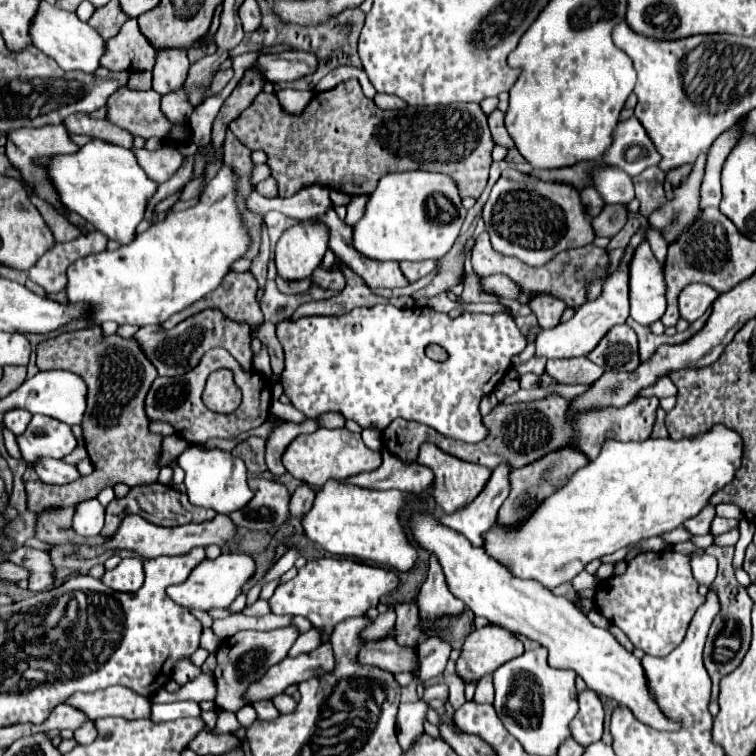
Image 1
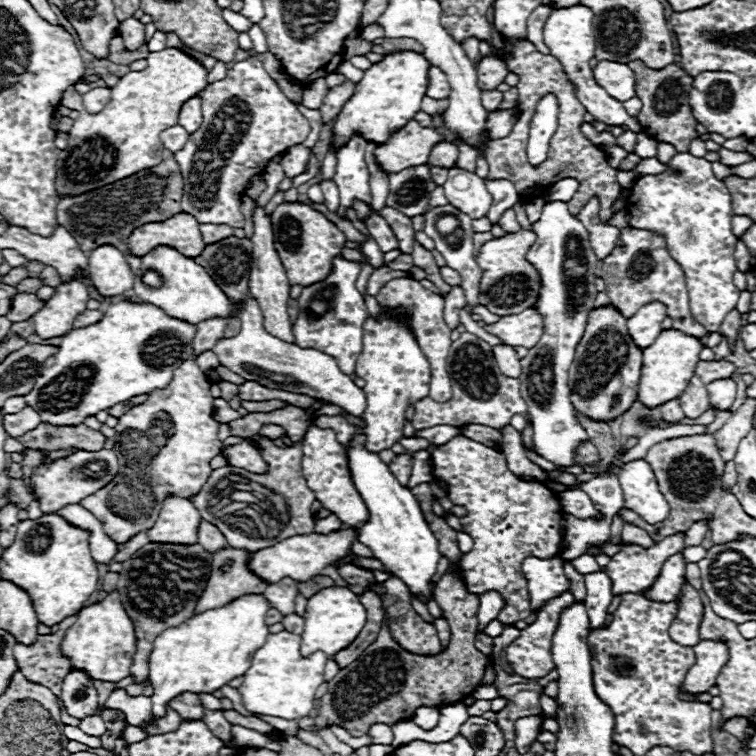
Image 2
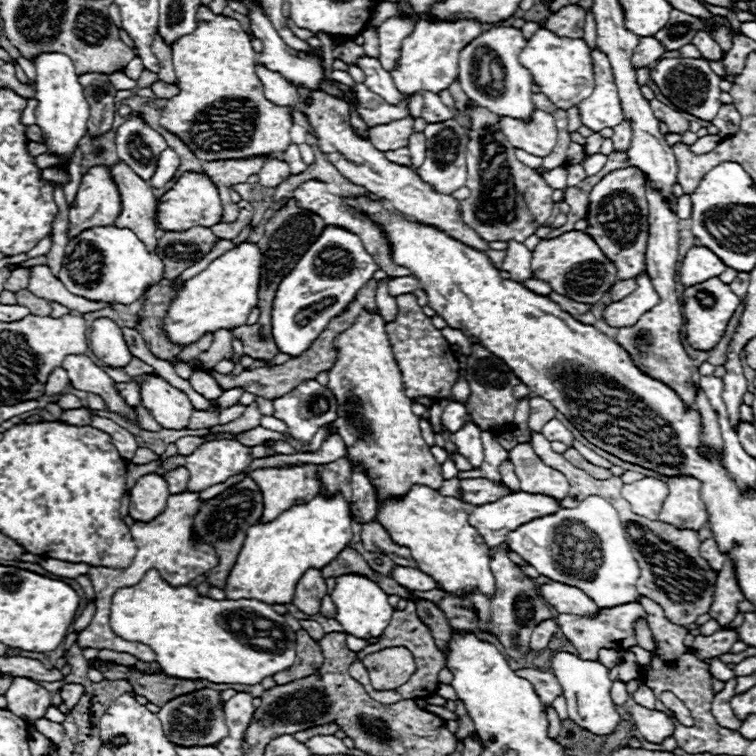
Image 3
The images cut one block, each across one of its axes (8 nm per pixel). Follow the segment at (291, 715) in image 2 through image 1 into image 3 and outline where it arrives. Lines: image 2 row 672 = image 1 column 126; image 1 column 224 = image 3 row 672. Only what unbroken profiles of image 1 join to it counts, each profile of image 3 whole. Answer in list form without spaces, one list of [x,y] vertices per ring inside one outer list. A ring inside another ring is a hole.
[[[148,570],[144,574],[144,578],[136,584],[136,586],[130,586],[130,588],[120,588],[114,592],[112,596],[112,604],[110,604],[110,626],[114,630],[116,636],[128,640],[128,642],[142,642],[146,646],[152,648],[152,652],[156,654],[156,662],[160,664],[160,668],[170,674],[170,676],[178,676],[178,678],[206,678],[210,682],[226,682],[226,684],[260,684],[262,678],[266,676],[274,676],[276,672],[280,670],[286,670],[294,664],[294,658],[296,658],[296,632],[292,628],[288,628],[286,620],[282,614],[274,612],[272,606],[260,602],[260,600],[214,600],[214,598],[208,598],[208,596],[200,596],[198,590],[190,584],[186,586],[170,586],[166,580],[160,578],[158,570]]]

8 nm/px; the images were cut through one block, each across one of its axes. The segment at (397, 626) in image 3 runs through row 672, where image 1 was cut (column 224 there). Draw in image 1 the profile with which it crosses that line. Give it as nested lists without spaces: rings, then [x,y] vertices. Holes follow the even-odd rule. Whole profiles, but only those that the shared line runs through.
[[[222,348],[208,350],[202,356],[200,364],[184,376],[156,378],[150,392],[148,392],[148,396],[146,396],[146,414],[148,414],[148,418],[170,422],[176,428],[176,434],[180,434],[190,444],[206,442],[210,438],[228,438],[228,440],[236,438],[236,436],[264,424],[266,418],[268,418],[268,412],[270,412],[270,382],[254,370],[244,372],[240,368],[240,364]],[[220,368],[234,370],[234,378],[242,386],[242,406],[238,406],[238,410],[234,410],[232,414],[218,414],[218,412],[208,410],[202,404],[202,392],[204,392],[206,380],[212,372],[216,372]]]

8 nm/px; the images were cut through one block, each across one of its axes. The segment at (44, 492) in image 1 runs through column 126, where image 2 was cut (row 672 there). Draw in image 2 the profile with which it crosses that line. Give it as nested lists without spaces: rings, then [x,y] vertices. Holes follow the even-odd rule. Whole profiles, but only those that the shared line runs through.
[[[446,572],[438,580],[438,606],[444,618],[450,622],[452,638],[448,648],[436,656],[416,656],[402,650],[388,632],[388,624],[382,622],[382,630],[374,644],[364,654],[340,670],[328,686],[328,692],[320,700],[316,726],[342,724],[352,736],[362,736],[372,724],[394,724],[410,720],[420,706],[444,706],[464,700],[480,686],[488,656],[474,648],[478,628],[478,596],[466,592],[464,582],[454,574]]]

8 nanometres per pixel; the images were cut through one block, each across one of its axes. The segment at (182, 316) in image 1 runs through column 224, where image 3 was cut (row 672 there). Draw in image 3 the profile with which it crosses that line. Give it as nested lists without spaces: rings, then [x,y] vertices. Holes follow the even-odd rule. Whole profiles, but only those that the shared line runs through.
[[[298,630],[296,638],[298,638],[298,642],[296,642],[296,660],[294,660],[294,666],[290,666],[288,670],[282,670],[282,672],[274,674],[276,684],[288,684],[288,682],[294,682],[298,678],[306,678],[306,676],[314,674],[322,666],[322,662],[324,662],[318,642],[312,640],[308,636],[308,632]]]

